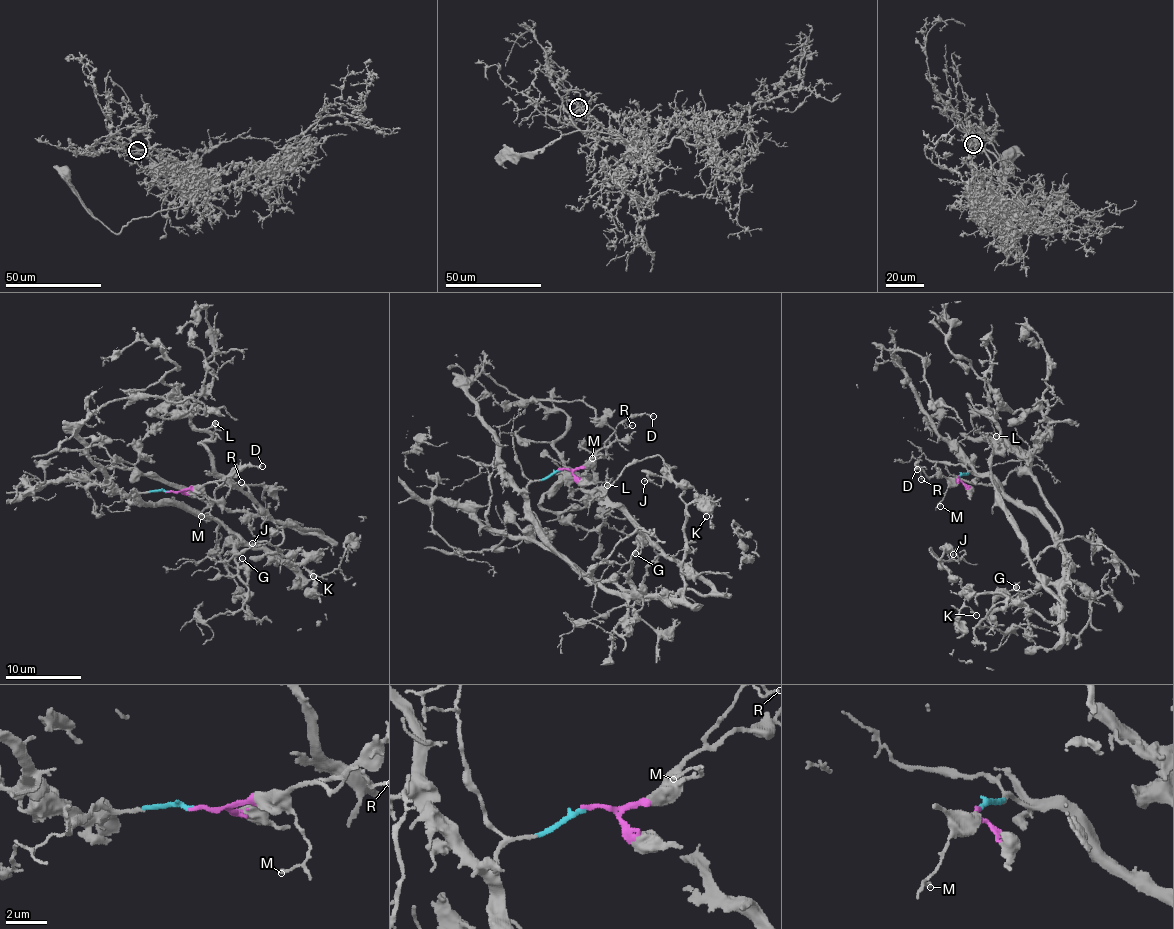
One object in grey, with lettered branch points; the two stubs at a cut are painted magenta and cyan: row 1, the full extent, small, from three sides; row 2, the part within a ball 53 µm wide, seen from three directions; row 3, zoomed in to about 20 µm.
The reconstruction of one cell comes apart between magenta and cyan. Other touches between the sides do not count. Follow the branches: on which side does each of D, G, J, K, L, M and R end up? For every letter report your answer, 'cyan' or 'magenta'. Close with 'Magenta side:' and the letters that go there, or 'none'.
D: magenta
G: cyan
J: cyan
K: cyan
L: cyan
M: magenta
R: magenta
Magenta side: D, M, R

